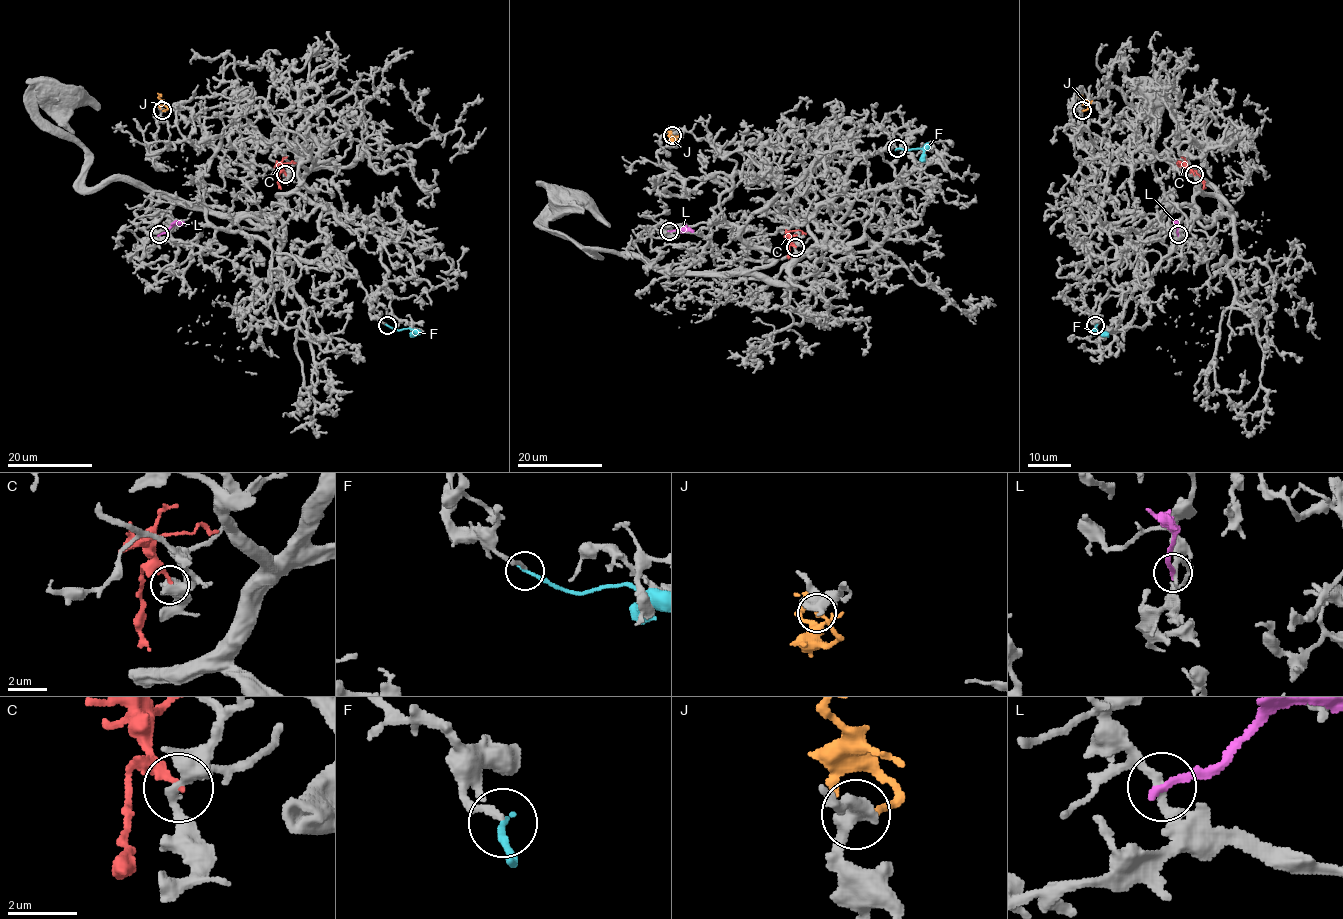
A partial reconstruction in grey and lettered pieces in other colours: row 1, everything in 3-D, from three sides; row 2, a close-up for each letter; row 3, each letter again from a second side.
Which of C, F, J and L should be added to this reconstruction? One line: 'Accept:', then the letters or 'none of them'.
Accept: none of them

